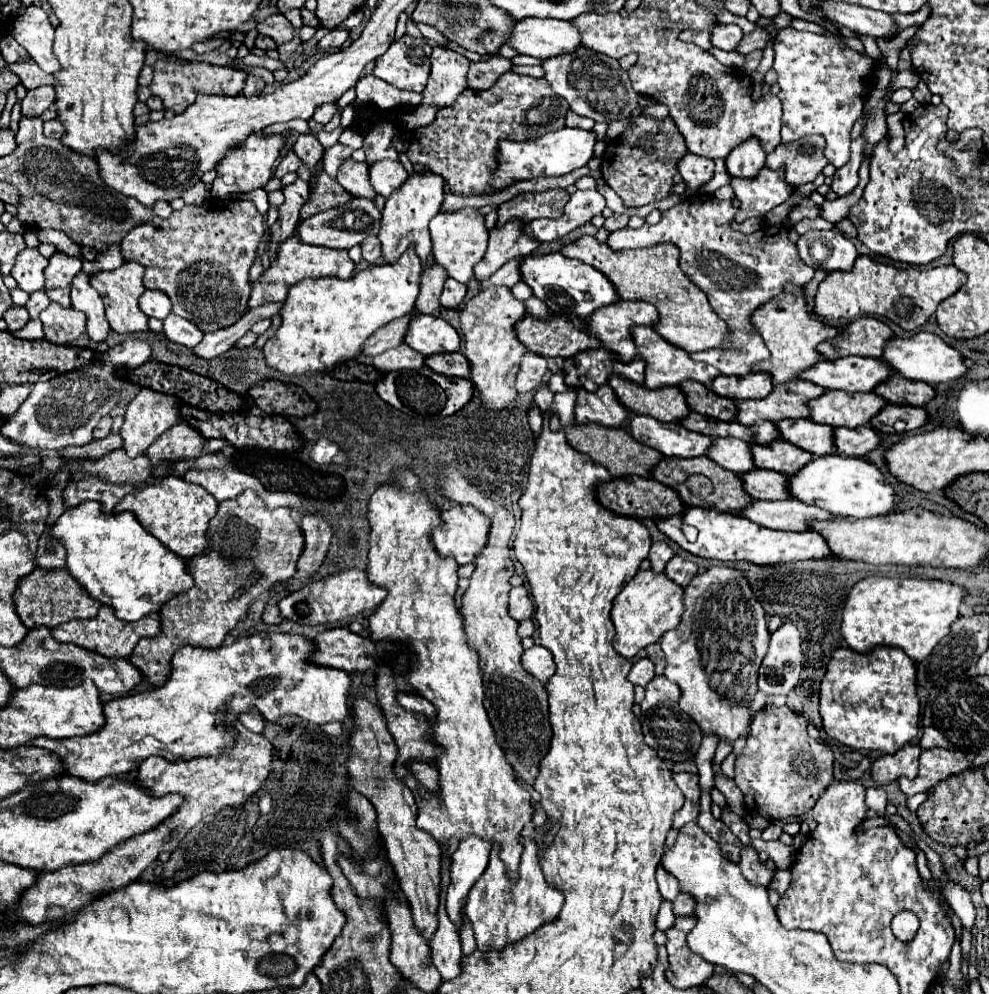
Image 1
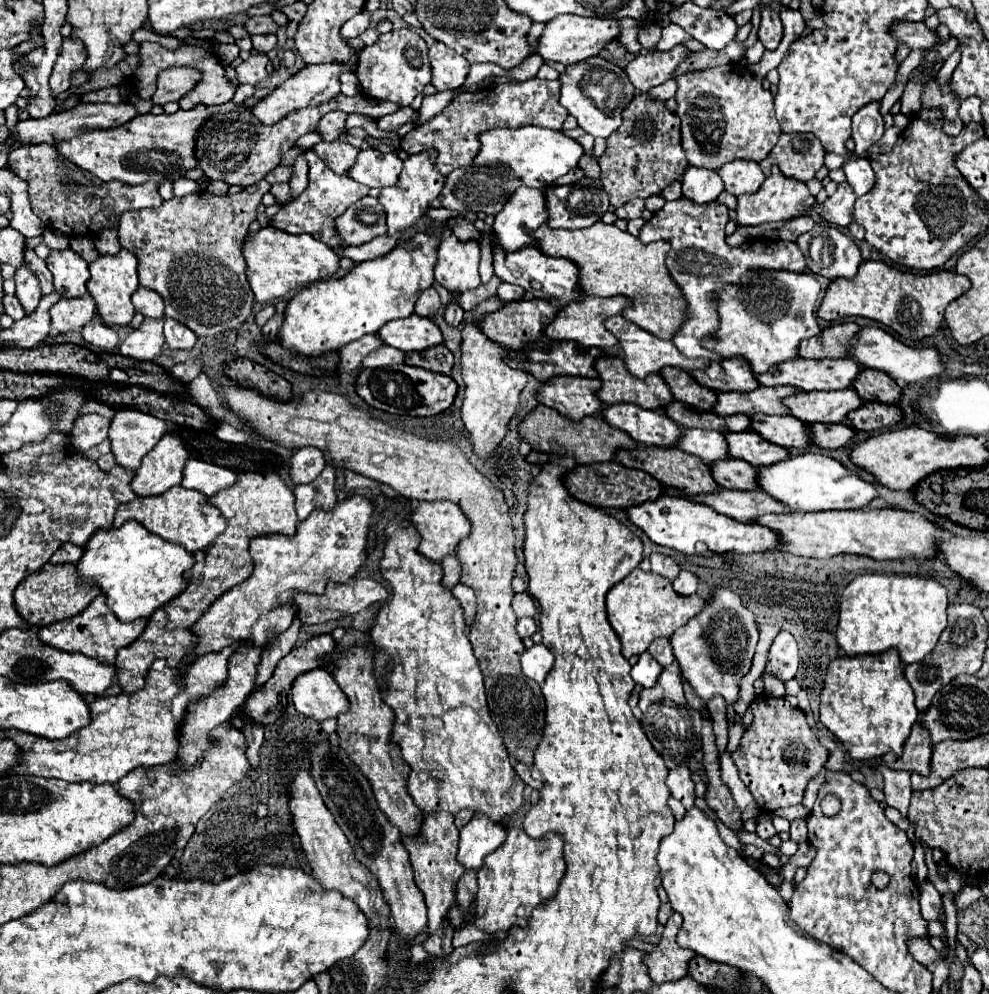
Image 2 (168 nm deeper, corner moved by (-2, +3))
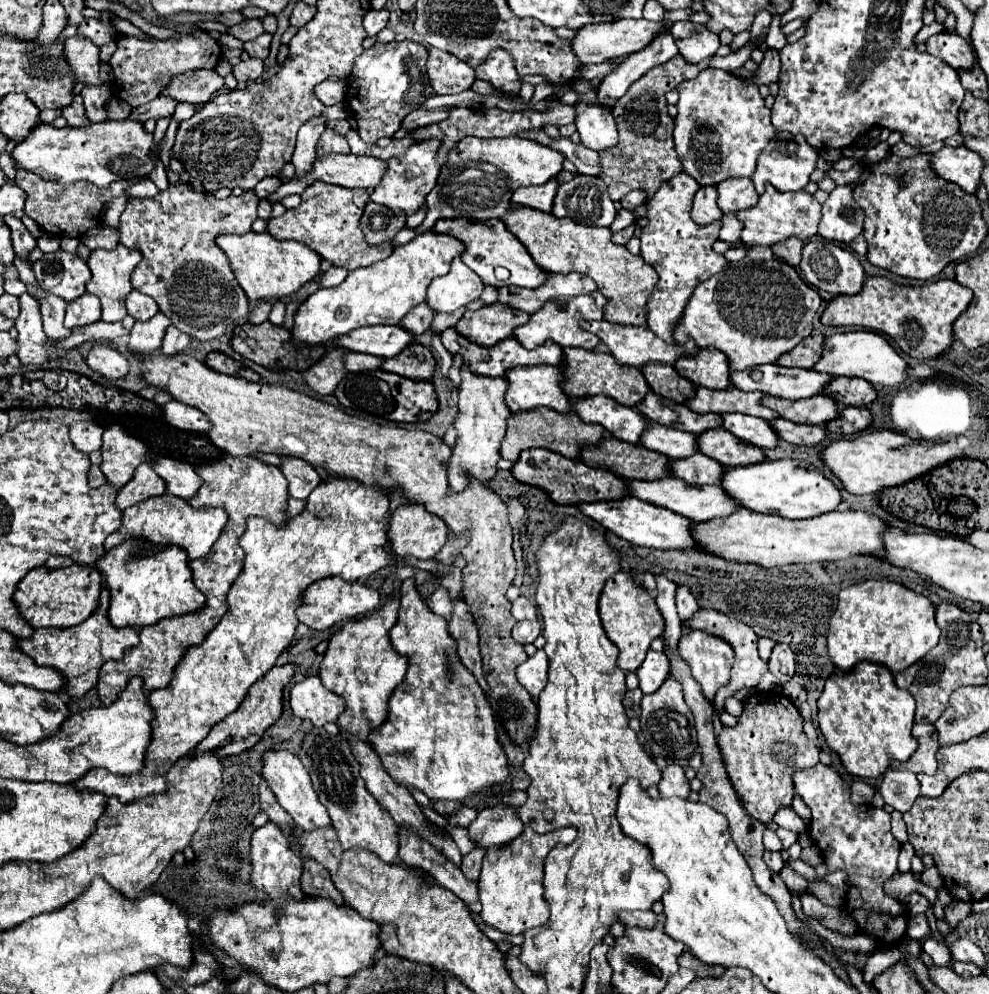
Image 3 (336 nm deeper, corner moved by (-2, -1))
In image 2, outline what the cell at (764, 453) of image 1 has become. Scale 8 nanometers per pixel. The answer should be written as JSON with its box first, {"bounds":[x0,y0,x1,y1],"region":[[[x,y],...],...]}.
{"bounds":[724,431,790,467],"region":[[[754,431],[732,433],[732,435],[724,435],[724,437],[728,437],[730,457],[742,459],[754,467],[764,467],[764,465],[778,463],[778,461],[790,457],[788,449],[768,443],[766,439],[760,439],[760,435]]]}

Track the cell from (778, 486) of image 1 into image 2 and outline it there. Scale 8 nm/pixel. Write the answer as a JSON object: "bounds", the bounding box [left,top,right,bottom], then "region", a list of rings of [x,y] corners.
{"bounds":[710,459,758,489],"region":[[[720,459],[720,463],[710,463],[710,467],[712,477],[716,477],[716,483],[724,489],[758,489],[756,469],[750,463],[744,463],[740,459]]]}

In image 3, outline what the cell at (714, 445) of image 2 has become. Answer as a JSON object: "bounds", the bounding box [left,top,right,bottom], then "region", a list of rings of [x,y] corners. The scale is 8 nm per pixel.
{"bounds":[642,423,698,459],"region":[[[654,423],[652,431],[642,439],[644,447],[668,455],[670,459],[684,459],[698,453],[698,437],[688,431],[676,431],[674,427],[664,427]]]}

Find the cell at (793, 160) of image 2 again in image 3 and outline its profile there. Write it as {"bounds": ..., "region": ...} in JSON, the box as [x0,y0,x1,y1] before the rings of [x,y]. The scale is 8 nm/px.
{"bounds":[752,133,818,191],"region":[[[776,133],[772,143],[760,153],[756,171],[752,175],[752,181],[756,185],[756,191],[764,191],[764,183],[772,183],[778,191],[800,191],[804,185],[810,181],[812,171],[816,169],[818,161],[818,151],[808,145],[808,141],[802,135],[792,135],[792,133]]]}

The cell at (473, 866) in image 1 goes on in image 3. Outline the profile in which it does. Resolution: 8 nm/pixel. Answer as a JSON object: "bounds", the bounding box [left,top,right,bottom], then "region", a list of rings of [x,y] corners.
{"bounds":[468,805,524,849],"region":[[[496,805],[478,813],[478,817],[468,827],[468,835],[478,849],[488,849],[510,843],[516,835],[520,835],[522,829],[524,825],[520,823],[514,809]]]}

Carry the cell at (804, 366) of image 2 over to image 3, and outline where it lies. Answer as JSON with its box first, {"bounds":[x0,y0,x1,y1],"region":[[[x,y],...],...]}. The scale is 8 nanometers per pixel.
{"bounds":[732,365,832,399],"region":[[[764,365],[748,371],[732,371],[732,385],[742,391],[762,391],[782,399],[808,399],[820,395],[832,381],[832,375],[814,369]]]}

